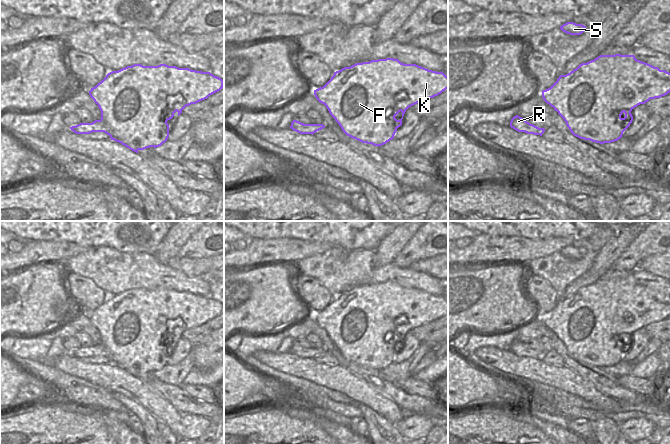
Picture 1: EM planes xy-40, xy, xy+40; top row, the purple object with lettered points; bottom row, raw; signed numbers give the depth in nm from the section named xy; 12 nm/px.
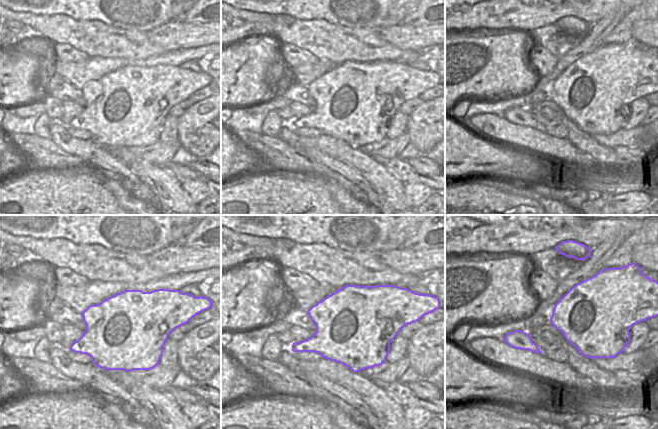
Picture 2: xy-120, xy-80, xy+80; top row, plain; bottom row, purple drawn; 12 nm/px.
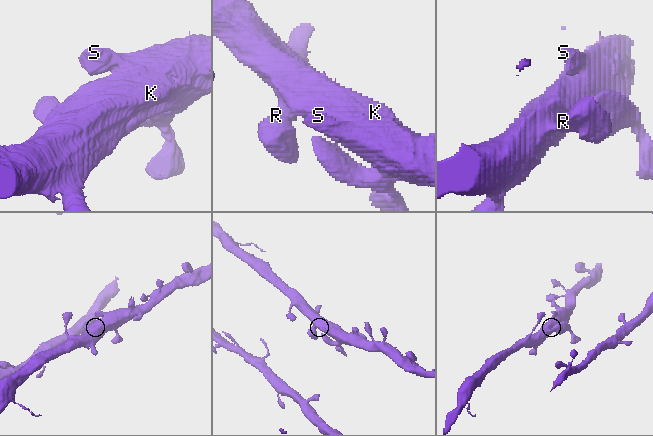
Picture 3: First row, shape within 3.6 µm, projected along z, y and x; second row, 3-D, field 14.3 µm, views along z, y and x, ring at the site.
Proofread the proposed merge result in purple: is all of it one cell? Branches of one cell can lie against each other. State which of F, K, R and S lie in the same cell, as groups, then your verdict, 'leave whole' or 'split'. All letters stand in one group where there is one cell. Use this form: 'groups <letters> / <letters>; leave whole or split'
groups F K R S; leave whole

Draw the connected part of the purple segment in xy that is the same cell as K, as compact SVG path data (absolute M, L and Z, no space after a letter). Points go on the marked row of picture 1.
M386 58L356 63L334 72L334 75L323 87L314 90L314 95L320 103L326 106L330 115L347 136L379 147L394 139L409 107L438 96L446 89L448 89L448 77L443 71L436 72L416 64L404 64L398 59Z

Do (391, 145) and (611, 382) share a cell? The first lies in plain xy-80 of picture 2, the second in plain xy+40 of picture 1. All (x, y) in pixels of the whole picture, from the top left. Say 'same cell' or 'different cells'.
different cells

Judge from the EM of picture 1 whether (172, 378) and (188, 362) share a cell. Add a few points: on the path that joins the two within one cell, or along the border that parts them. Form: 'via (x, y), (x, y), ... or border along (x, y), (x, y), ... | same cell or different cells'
via (176, 374), (184, 366) | same cell

